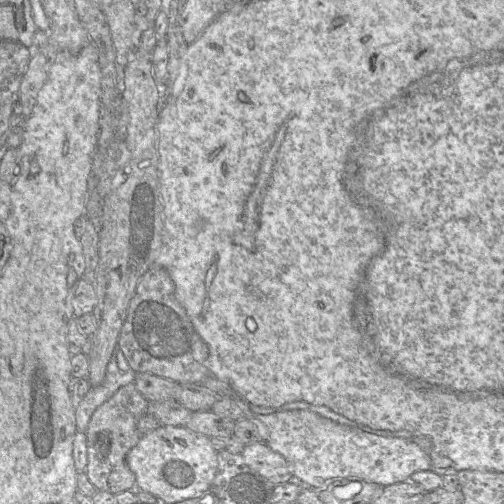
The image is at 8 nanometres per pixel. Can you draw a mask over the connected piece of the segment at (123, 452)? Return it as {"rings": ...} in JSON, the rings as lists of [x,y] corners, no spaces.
{"rings":[[[135,382],[120,387],[92,414],[87,430],[87,466],[85,473],[99,490],[112,494],[137,488],[136,475],[126,463],[127,453],[140,441],[138,421],[147,414],[149,401],[137,389]]]}

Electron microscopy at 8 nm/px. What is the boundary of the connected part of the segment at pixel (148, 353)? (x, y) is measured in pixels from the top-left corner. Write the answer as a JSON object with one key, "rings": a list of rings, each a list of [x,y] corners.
{"rings":[[[151,267],[140,279],[120,331],[118,347],[135,373],[147,372],[178,384],[202,382],[210,375],[209,349],[175,297],[175,285],[161,267]]]}

